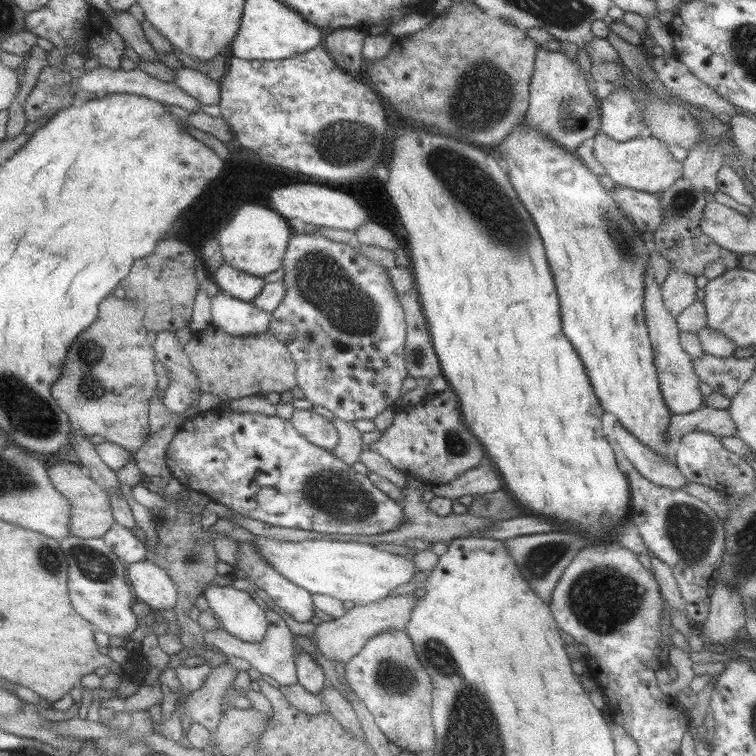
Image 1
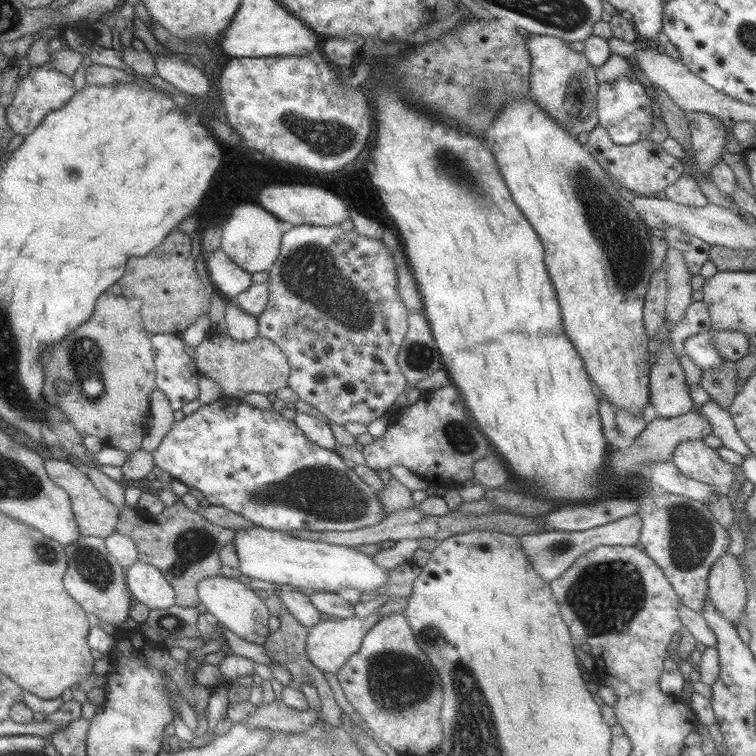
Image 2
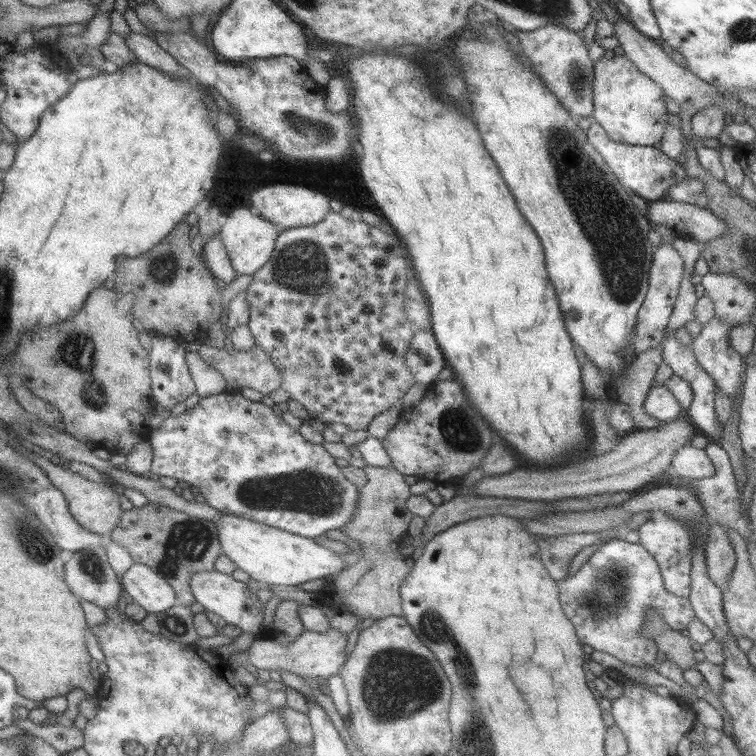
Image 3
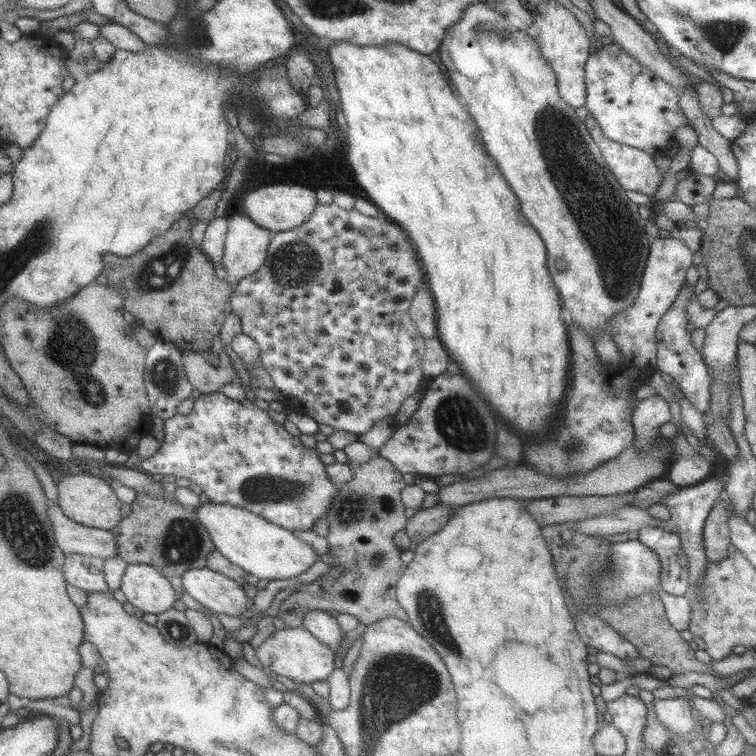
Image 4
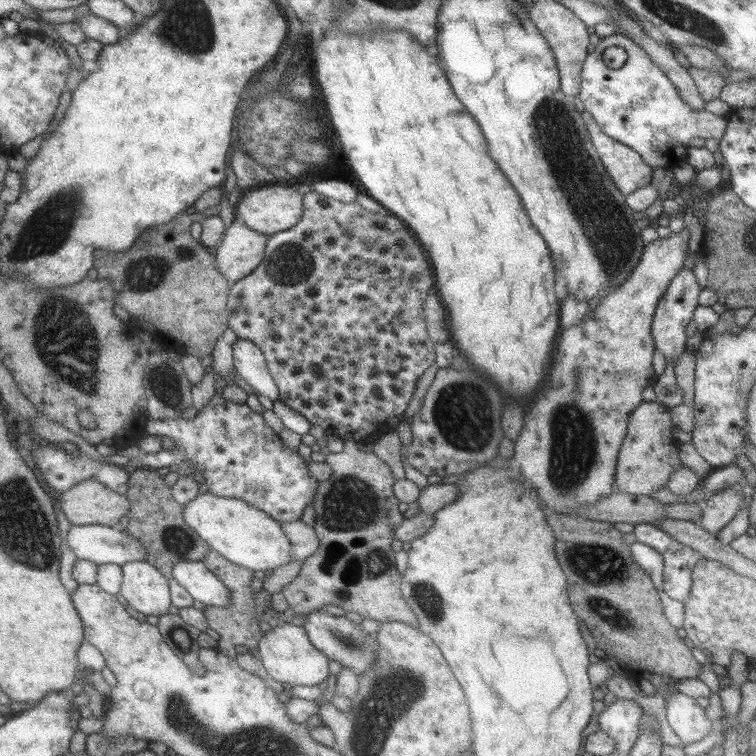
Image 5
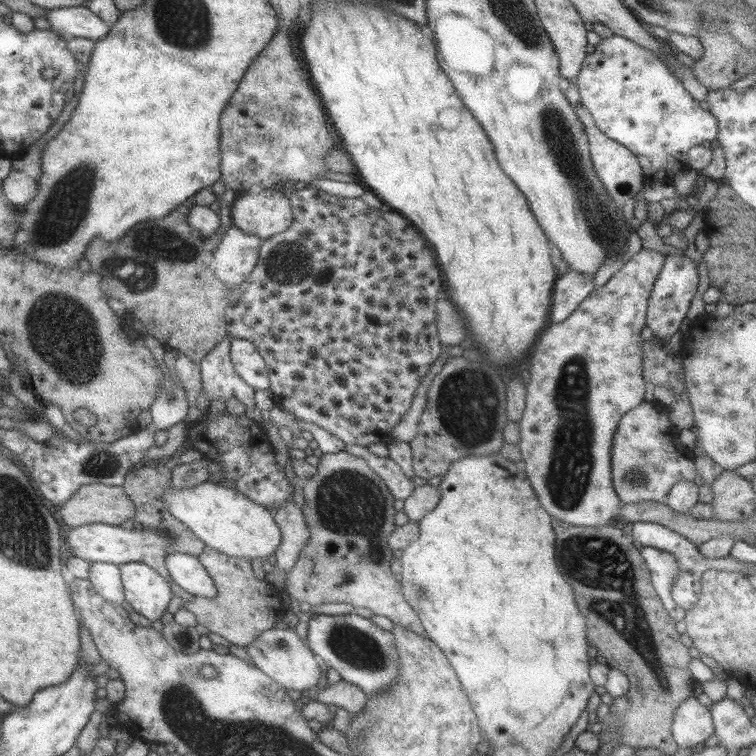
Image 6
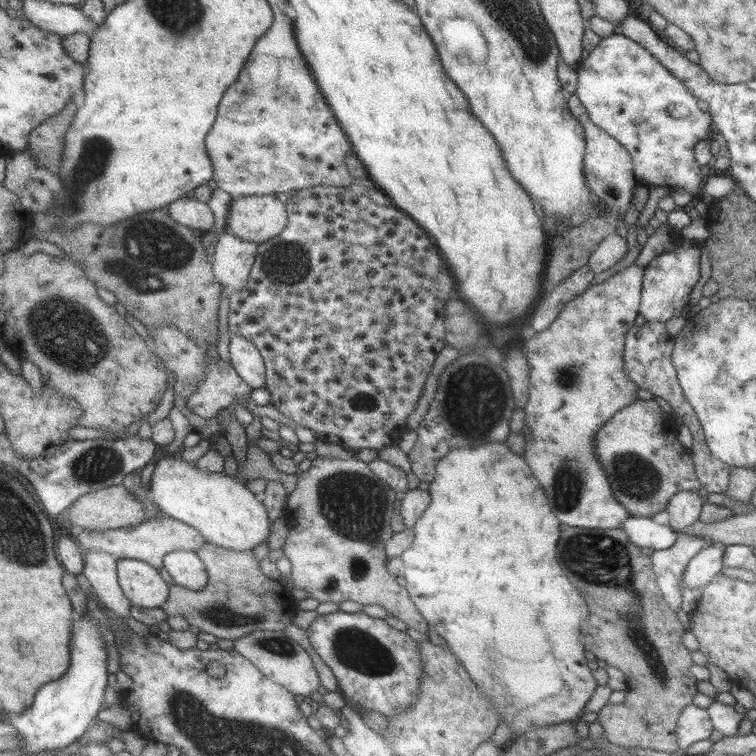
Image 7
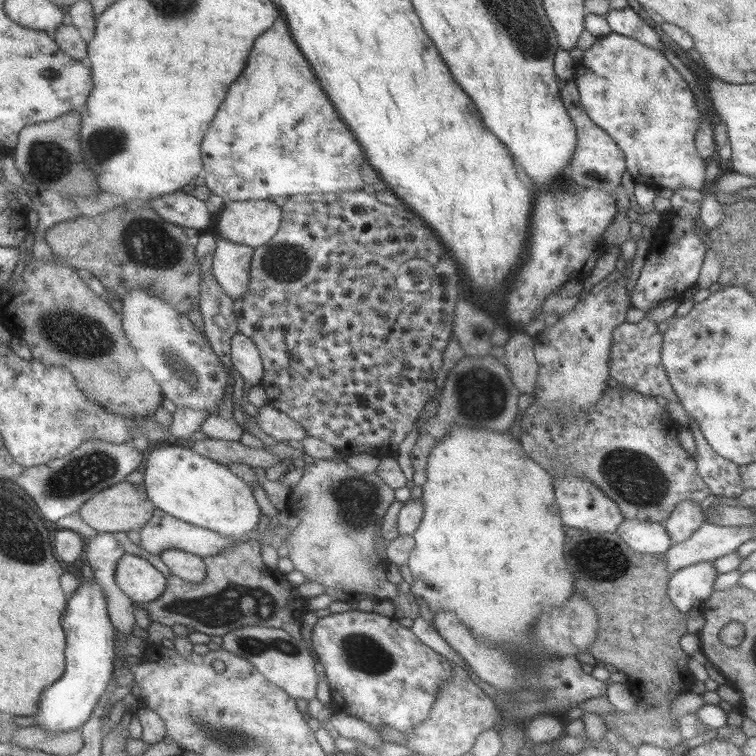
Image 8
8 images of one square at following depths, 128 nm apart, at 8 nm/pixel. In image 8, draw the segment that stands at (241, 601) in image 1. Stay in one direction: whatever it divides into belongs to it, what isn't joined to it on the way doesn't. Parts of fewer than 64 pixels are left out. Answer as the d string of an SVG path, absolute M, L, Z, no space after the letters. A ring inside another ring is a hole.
M170 548L160 552L160 558L168 566L171 574L190 582L202 582L206 576L205 559L197 554Z

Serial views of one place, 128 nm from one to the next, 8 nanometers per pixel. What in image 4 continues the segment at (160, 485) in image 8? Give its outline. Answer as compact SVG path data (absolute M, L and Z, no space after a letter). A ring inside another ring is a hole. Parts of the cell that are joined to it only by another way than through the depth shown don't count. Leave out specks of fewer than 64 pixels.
M208 502L195 508L196 517L212 537L215 549L230 562L264 580L288 580L306 572L314 562L320 560L316 549L296 533L282 528L265 518L240 506Z

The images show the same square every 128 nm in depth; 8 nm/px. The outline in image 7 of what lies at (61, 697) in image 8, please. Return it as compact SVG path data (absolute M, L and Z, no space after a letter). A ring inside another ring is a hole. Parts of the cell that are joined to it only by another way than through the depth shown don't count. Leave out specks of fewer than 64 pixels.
M87 615L73 620L71 664L63 677L41 685L34 702L22 713L10 716L10 724L19 733L21 749L28 754L66 748L78 742L93 724L104 701L108 685L107 649L93 618Z

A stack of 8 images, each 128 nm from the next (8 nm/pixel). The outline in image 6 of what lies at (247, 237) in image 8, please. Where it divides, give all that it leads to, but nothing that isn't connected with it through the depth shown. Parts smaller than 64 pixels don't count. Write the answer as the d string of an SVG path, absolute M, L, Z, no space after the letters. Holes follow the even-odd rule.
M274 187L260 194L244 194L232 206L232 224L262 240L284 232L293 218L290 200Z

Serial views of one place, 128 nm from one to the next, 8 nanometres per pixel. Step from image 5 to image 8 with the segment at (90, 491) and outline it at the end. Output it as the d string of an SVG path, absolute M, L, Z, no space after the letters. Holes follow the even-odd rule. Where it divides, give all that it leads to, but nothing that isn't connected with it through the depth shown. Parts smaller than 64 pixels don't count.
M122 481L96 493L82 504L79 512L82 520L98 533L128 533L130 530L140 532L140 529L148 523L148 519L152 519L154 509L156 509L154 504L150 502L144 490L137 489L130 482Z

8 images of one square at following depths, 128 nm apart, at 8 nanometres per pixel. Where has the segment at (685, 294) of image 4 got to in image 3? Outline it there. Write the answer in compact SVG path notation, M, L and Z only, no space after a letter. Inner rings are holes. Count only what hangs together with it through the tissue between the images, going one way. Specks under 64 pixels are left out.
M667 326L664 330L664 339L661 341L662 361L666 362L666 364L672 368L674 375L678 375L690 382L694 394L693 402L684 410L682 405L680 405L679 401L675 398L675 395L666 387L666 382L662 384L655 383L650 387L646 401L644 402L644 412L665 422L676 420L680 417L678 414L686 412L686 416L692 423L698 426L700 430L704 430L708 436L712 436L712 438L718 440L721 436L720 430L722 430L722 427L720 427L720 423L718 423L718 417L716 417L715 411L715 390L717 387L710 374L698 364L696 354L694 354L694 350L691 346L682 344L682 340L680 340L676 334L677 331L670 330L670 326Z

